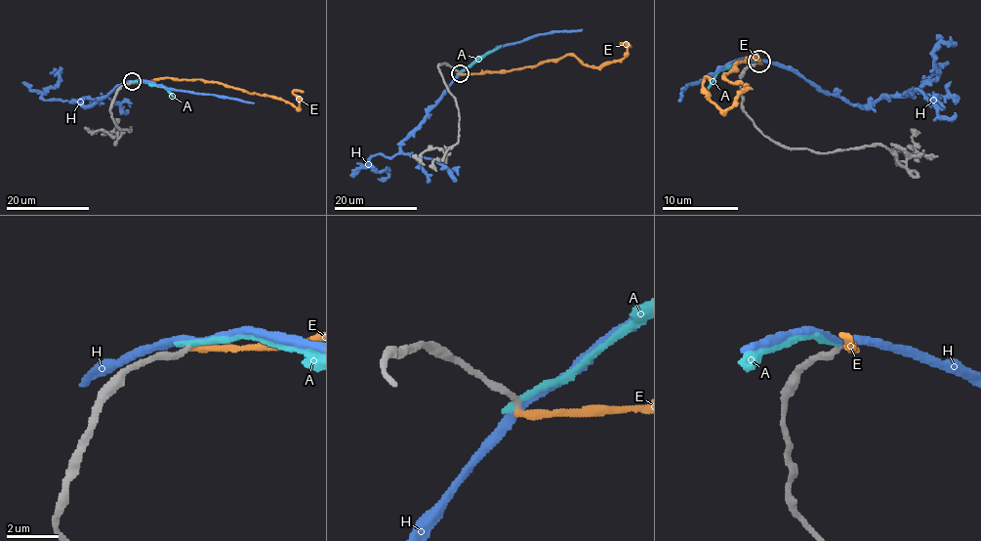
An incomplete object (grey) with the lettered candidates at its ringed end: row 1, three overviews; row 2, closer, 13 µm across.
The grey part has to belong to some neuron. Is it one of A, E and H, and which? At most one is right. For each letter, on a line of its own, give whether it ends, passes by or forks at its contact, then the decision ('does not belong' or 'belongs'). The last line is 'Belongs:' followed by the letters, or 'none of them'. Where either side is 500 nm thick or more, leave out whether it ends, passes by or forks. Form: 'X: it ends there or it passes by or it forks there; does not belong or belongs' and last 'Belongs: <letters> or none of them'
A: it ends there; does not belong
E: it ends there; does not belong
H: it passes by; does not belong
Belongs: none of them

